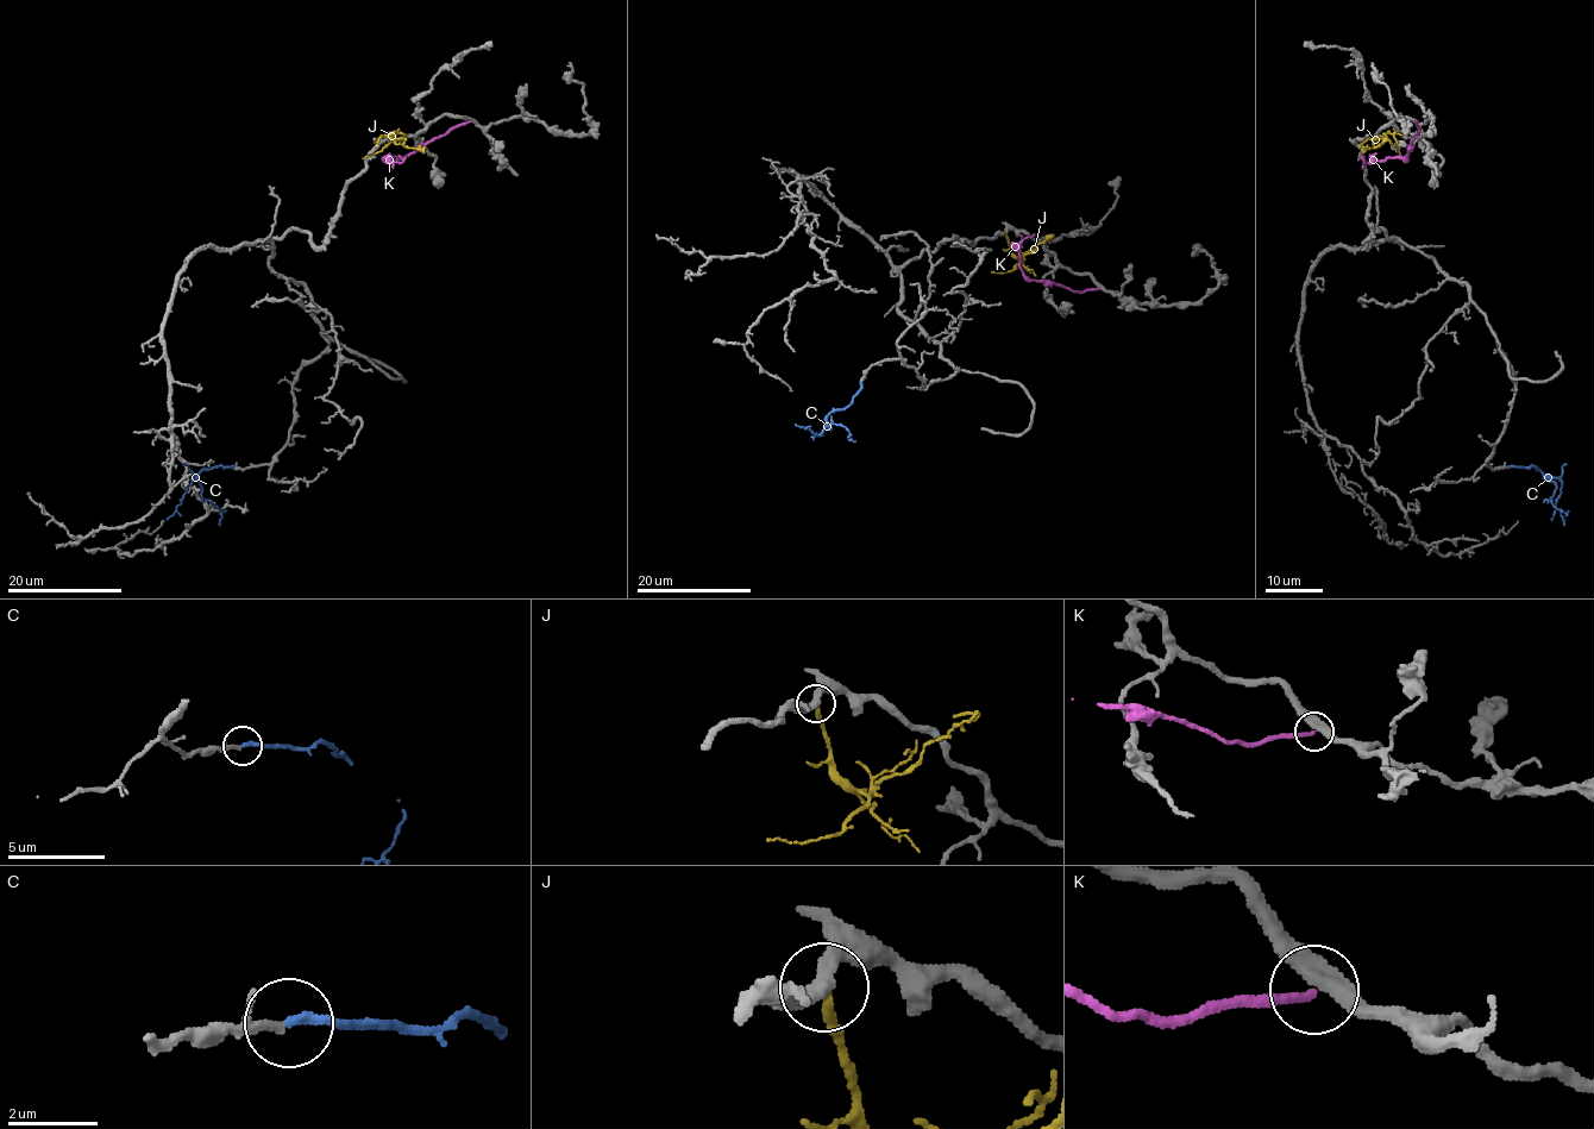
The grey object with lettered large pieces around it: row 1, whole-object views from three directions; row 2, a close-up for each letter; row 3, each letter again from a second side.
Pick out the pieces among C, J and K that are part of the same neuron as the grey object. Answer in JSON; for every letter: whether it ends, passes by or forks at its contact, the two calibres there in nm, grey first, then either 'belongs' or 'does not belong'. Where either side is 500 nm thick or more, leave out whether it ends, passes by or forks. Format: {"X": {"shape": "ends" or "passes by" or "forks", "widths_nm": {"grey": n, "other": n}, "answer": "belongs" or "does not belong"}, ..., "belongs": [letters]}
{"C": {"shape": "ends", "widths_nm": {"grey": 160, "other": 220}, "answer": "belongs"}, "J": {"shape": "ends", "widths_nm": {"grey": 320, "other": 220}, "answer": "does not belong"}, "K": {"shape": "ends", "widths_nm": {"grey": 400, "other": 200}, "answer": "does not belong"}, "belongs": ["C"]}

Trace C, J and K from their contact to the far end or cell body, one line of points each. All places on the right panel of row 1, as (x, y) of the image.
C: (1508, 466), (1532, 466), (1547, 475), (1556, 485), (1550, 499), (1561, 510), (1564, 525)
J: (1359, 145), (1370, 138), (1385, 136), (1375, 148), (1365, 150), (1363, 146)
K: (1414, 120), (1419, 133), (1406, 156), (1365, 162), (1361, 156)

